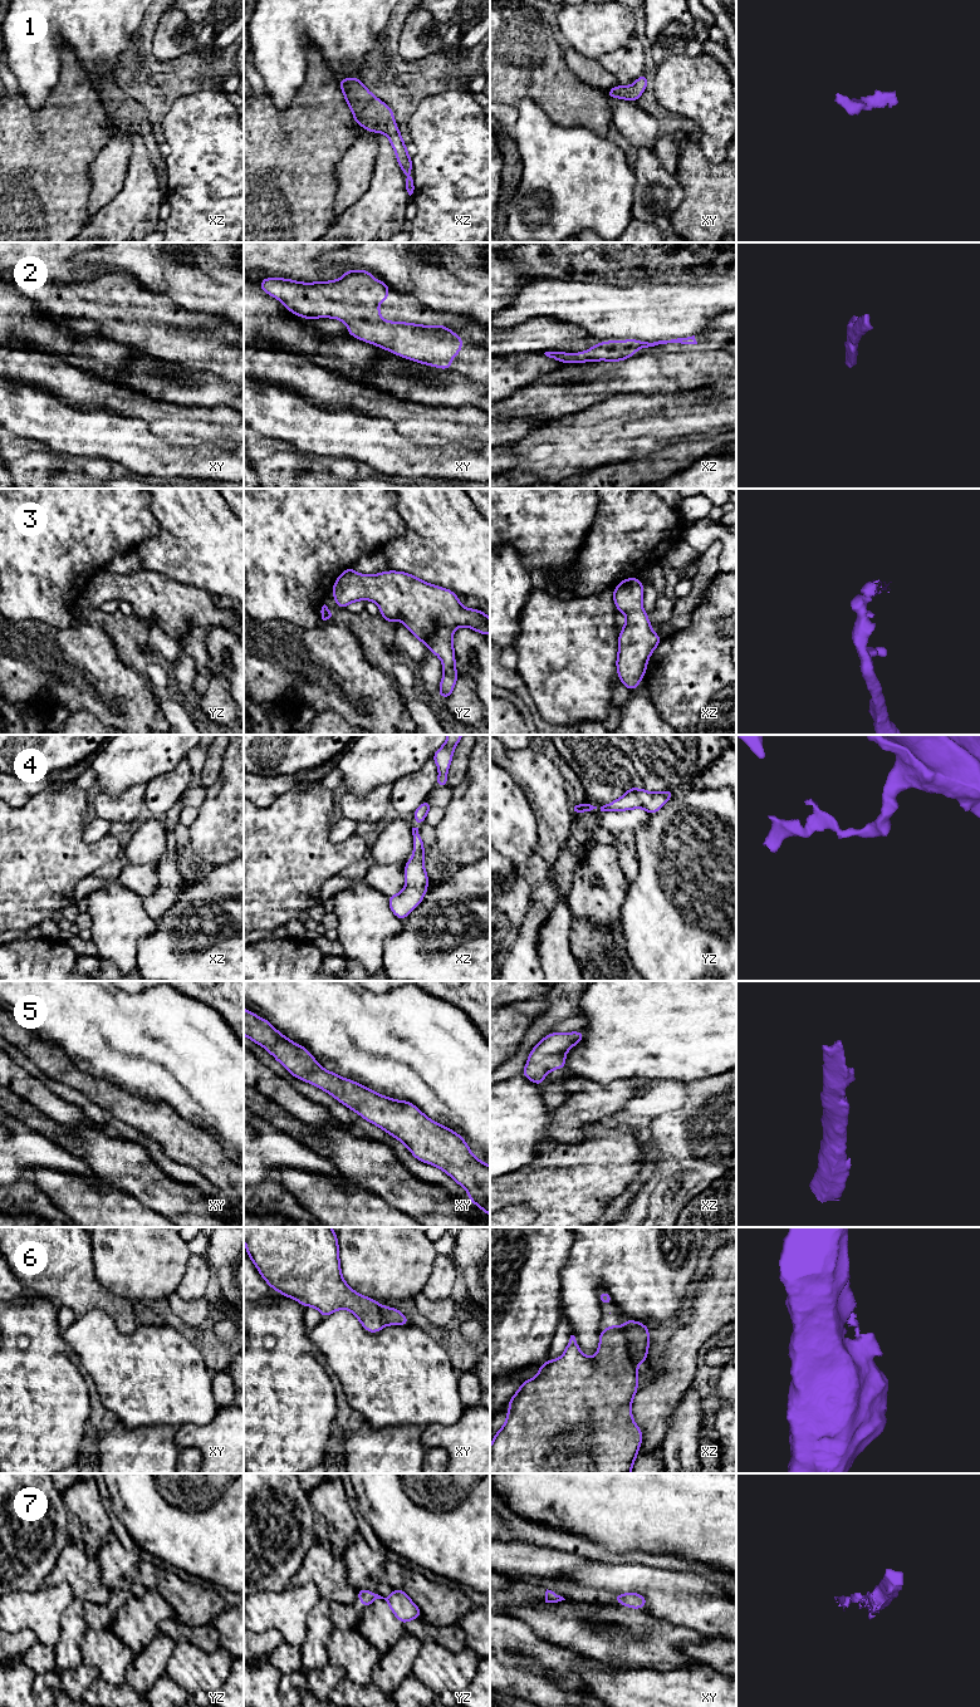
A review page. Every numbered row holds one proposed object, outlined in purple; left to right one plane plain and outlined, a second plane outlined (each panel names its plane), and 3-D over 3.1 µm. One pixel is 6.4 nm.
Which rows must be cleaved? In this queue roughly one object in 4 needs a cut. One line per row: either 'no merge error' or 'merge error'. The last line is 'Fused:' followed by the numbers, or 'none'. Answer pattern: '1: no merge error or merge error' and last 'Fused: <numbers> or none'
1: no merge error
2: no merge error
3: no merge error
4: no merge error
5: no merge error
6: merge error
7: merge error
Fused: 6, 7

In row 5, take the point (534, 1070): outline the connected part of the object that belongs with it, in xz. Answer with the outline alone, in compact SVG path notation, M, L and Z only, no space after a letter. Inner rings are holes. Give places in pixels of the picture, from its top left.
M583 1031L550 1032L529 1053L526 1065L521 1073L530 1081L543 1085L543 1078L554 1069L565 1069L565 1054L572 1046L584 1039Z

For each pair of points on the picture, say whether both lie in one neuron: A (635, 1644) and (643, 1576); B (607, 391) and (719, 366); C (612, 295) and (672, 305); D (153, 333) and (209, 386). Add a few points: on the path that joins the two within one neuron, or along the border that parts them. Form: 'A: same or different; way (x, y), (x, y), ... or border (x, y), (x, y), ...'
A: different; border (646, 1607), (650, 1613), (671, 1623)
B: same; way (635, 374), (662, 374), (691, 369)
C: same; way (627, 305), (657, 305)
D: different; border (171, 362), (205, 368), (217, 374)

